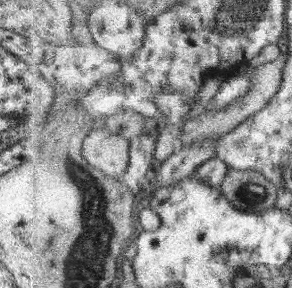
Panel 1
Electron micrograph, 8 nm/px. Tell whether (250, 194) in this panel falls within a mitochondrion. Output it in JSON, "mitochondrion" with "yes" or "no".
{"mitochondrion":"yes"}

